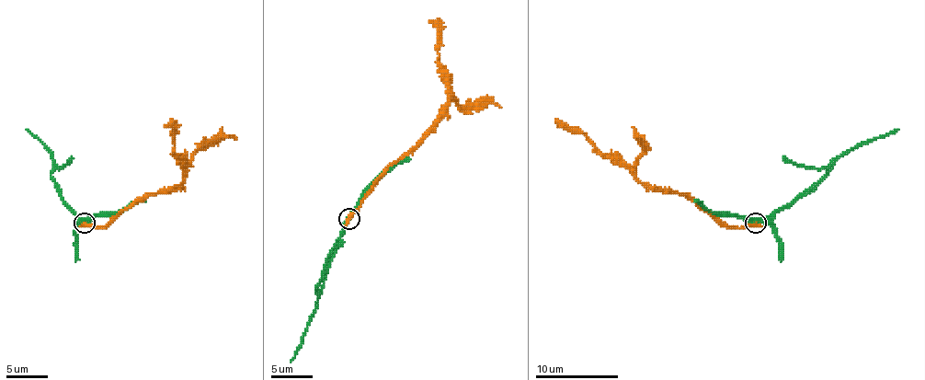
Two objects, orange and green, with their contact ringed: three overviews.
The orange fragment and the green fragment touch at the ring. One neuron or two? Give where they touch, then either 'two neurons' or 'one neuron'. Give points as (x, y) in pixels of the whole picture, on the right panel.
place (755, 223); two neurons

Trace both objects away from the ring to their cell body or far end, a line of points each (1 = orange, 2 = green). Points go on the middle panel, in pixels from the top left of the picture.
1: (348, 219), (369, 190), (416, 144), (448, 103), (448, 74), (437, 62), (437, 18)
2: (348, 219), (325, 264), (325, 272), (315, 287), (317, 304), (301, 347), (291, 362)

